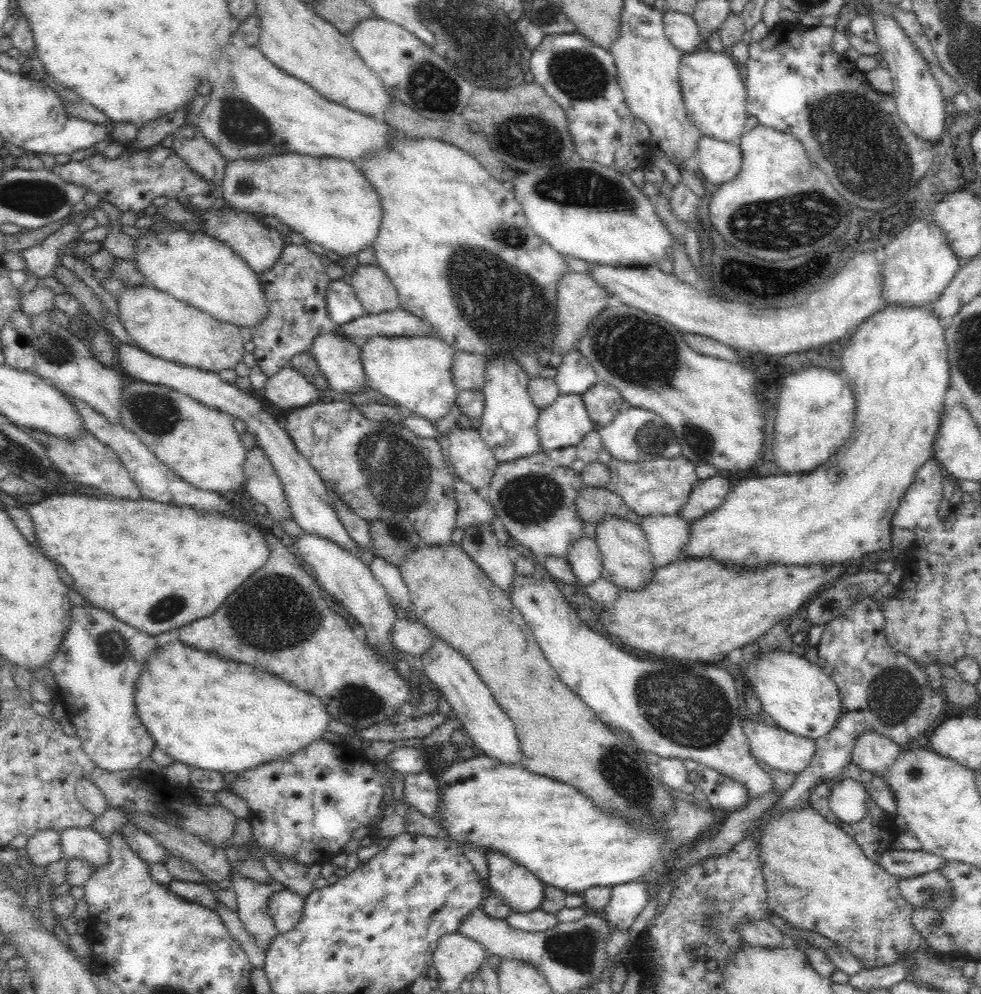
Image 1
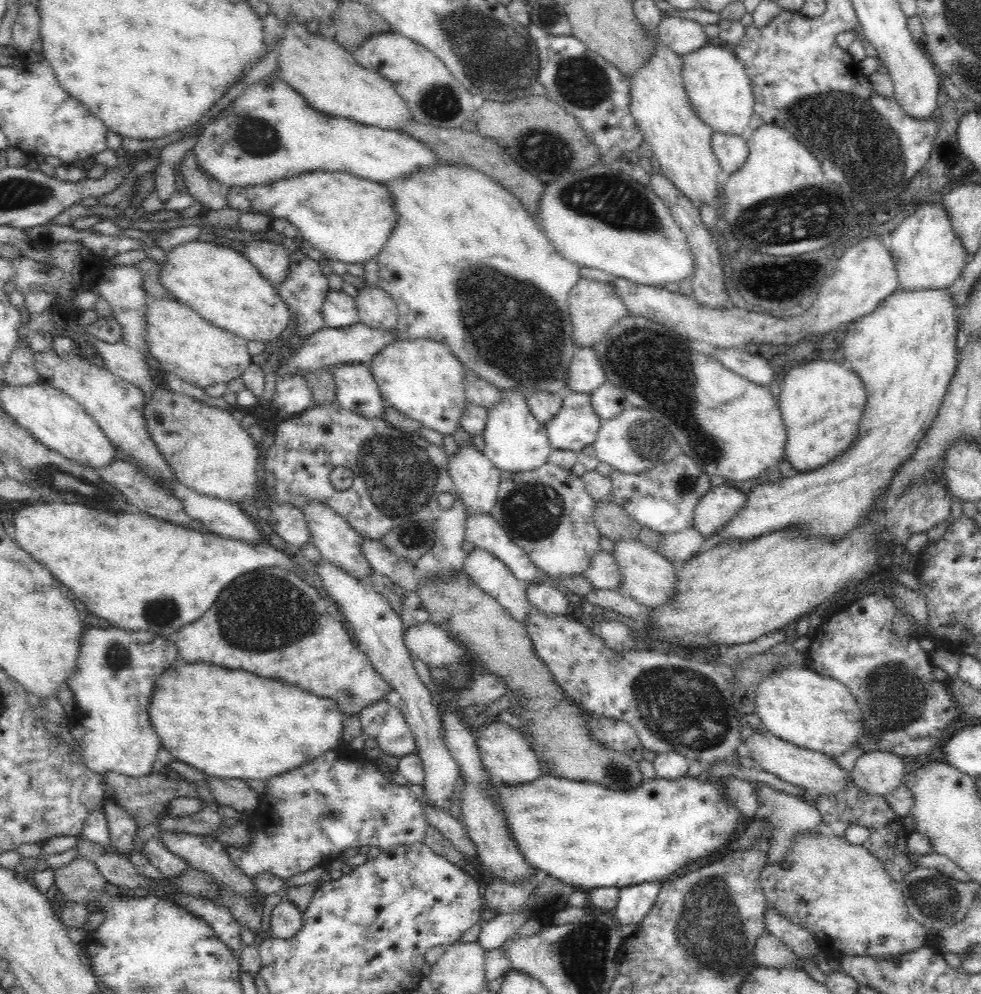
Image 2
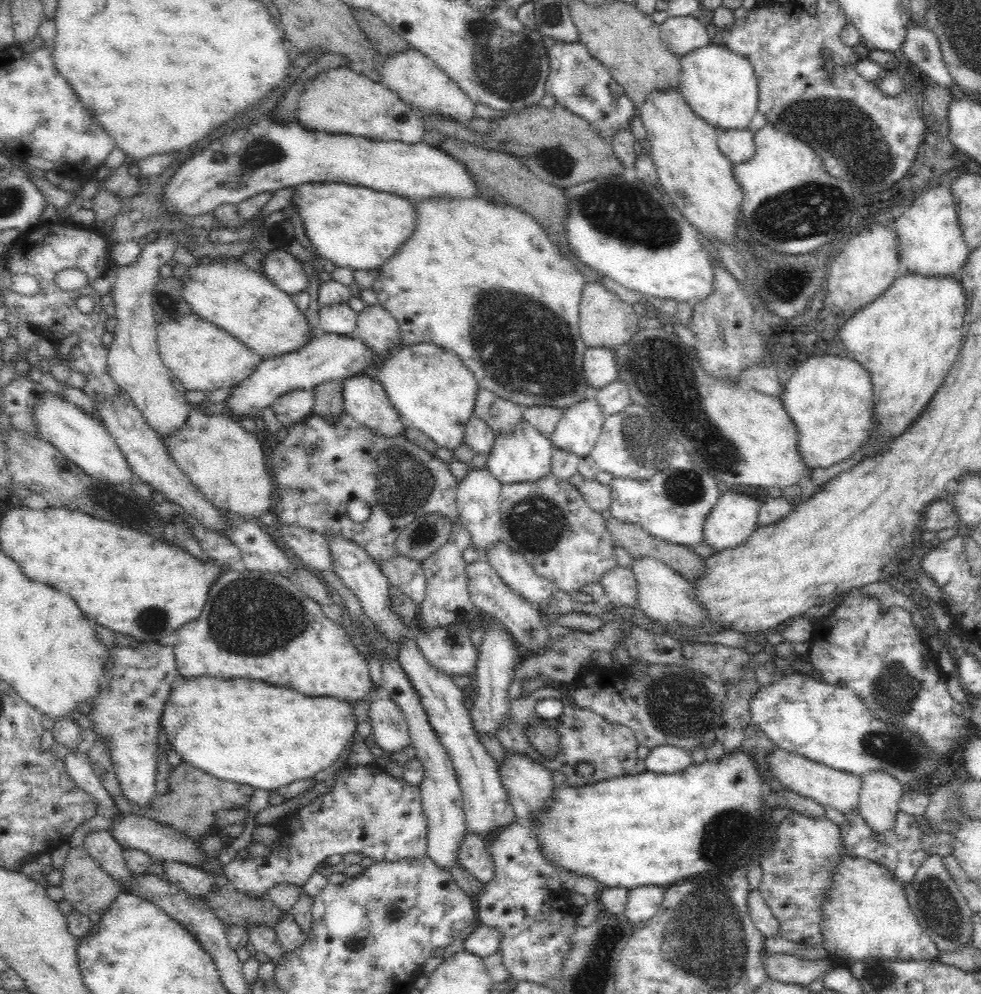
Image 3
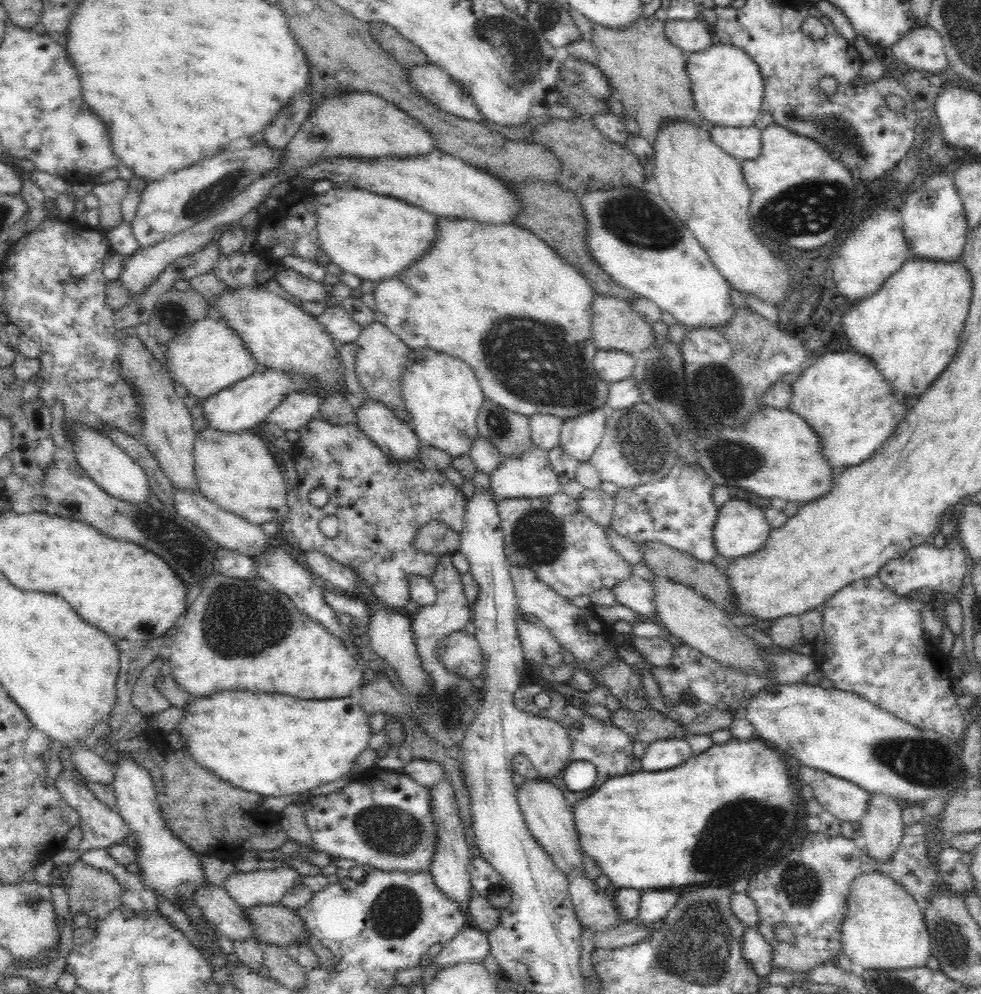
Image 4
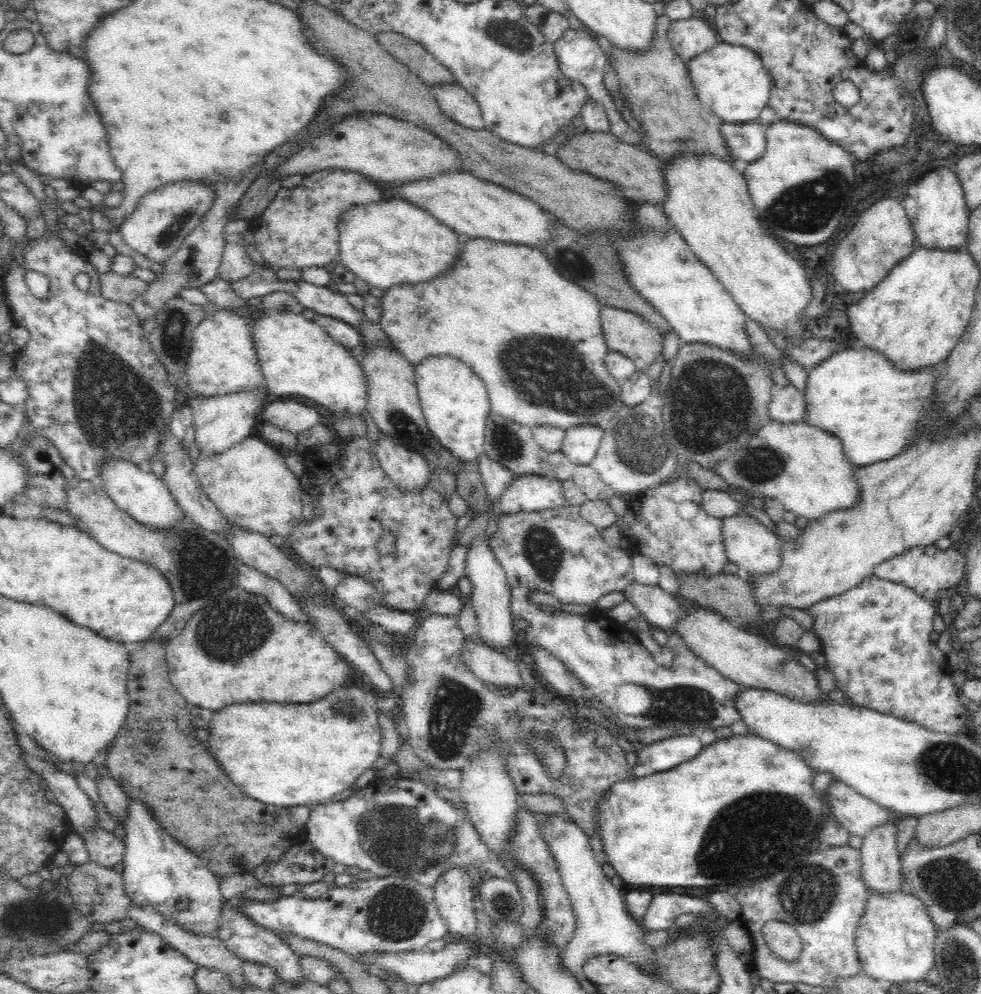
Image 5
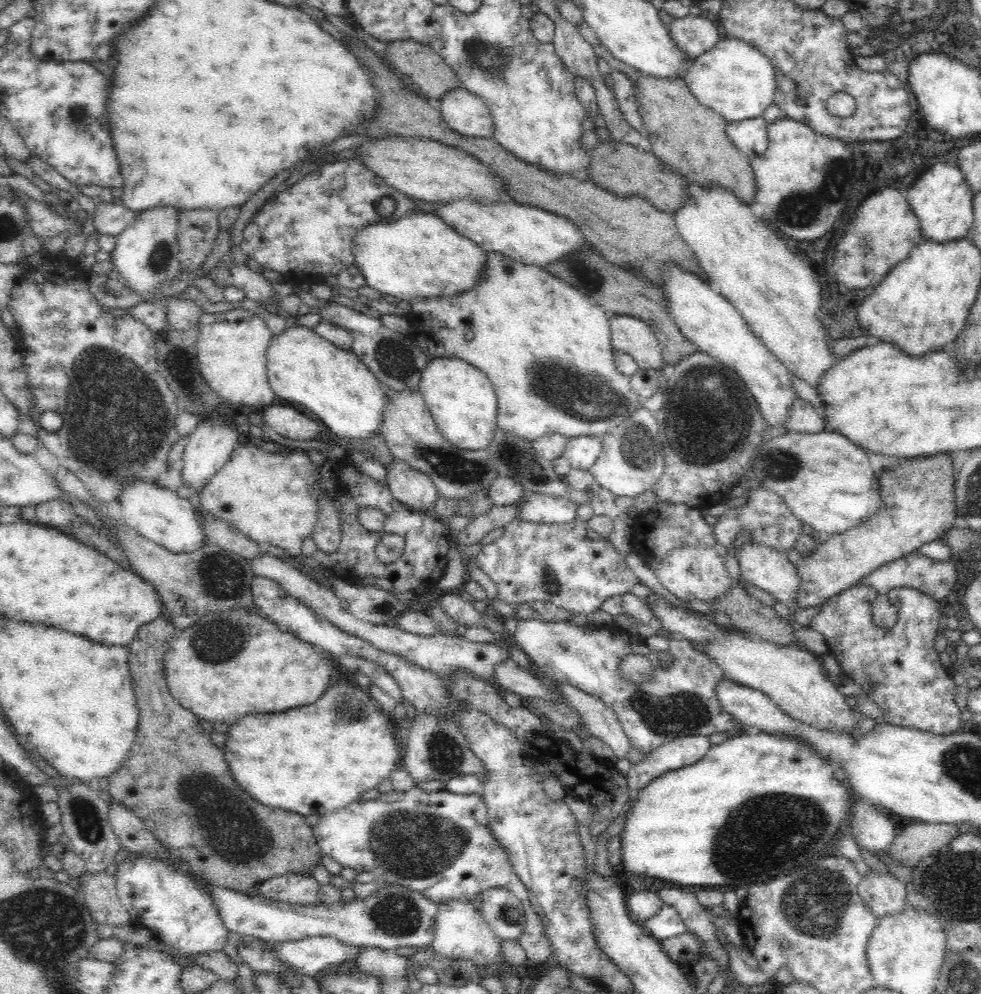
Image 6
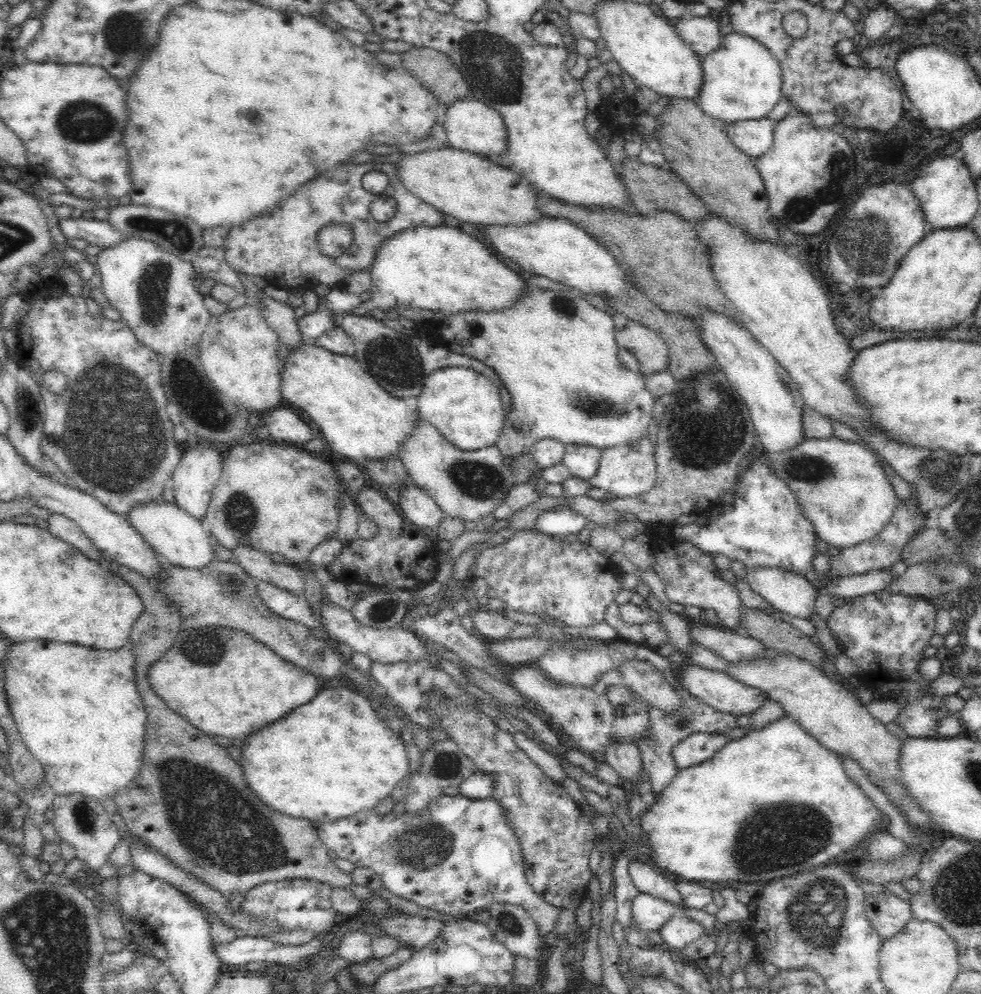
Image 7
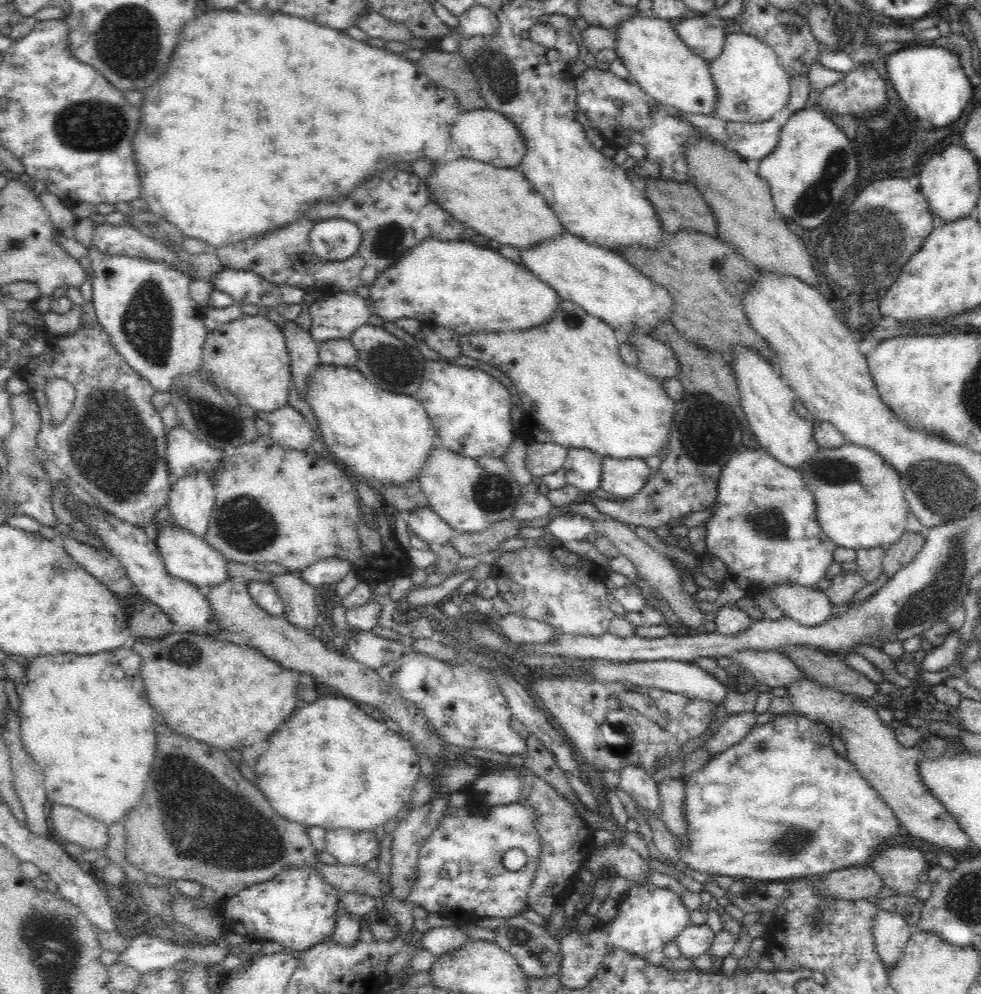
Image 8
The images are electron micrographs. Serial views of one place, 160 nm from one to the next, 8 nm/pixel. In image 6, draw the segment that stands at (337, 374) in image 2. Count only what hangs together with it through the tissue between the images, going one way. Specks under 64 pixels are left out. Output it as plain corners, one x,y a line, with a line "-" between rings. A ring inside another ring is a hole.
392,459
387,466
387,485
394,499
418,511
432,511
438,498
428,475

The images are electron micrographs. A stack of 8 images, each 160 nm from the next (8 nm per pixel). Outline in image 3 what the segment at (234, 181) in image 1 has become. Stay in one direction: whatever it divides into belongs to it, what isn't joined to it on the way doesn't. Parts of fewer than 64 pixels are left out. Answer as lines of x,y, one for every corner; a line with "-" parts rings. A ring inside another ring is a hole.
317,182
298,185
290,204
296,206
298,214
304,219
305,235
311,240
315,252
337,267
350,267
354,270
379,270
391,256
397,254
413,235
418,224
418,212
413,201
387,192
344,183

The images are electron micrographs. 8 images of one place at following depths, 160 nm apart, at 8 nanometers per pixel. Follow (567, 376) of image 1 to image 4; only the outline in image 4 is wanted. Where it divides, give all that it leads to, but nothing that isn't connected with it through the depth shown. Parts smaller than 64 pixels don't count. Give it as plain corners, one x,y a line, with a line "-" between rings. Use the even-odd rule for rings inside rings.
600,350
594,355
594,369
608,383
631,376
636,364
635,357
622,351

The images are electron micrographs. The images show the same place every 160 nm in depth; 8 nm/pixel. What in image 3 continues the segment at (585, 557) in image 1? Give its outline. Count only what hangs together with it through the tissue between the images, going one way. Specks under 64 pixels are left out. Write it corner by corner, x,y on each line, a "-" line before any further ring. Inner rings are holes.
618,568
610,570
600,580
604,591
606,591
607,602
616,606
638,606
638,579
631,568

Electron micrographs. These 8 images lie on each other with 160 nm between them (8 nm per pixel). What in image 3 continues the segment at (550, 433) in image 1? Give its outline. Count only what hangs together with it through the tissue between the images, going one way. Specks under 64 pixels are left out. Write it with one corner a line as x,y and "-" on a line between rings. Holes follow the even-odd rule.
593,396
566,407
551,434
551,443
582,458
591,454
606,415

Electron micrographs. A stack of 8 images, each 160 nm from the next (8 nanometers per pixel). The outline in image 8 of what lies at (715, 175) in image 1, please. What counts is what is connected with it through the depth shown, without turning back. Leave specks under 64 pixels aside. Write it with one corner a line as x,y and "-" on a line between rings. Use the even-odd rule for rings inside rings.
785,107
767,122
756,124
726,122
726,132
732,141
731,149
745,160
762,161
774,152
781,130
792,116
793,113

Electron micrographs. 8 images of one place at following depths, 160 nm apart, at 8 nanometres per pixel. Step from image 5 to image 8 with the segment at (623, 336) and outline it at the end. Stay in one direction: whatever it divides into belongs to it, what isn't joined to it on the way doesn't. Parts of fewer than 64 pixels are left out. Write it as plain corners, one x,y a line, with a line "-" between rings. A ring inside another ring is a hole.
630,335
629,343
636,349
638,369
663,380
676,378
680,371
680,360
674,351
663,342
648,335

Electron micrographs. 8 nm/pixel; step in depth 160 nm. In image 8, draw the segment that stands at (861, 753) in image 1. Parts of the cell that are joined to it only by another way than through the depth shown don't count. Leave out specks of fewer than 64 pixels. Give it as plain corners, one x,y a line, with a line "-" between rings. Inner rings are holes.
878,907
873,922
873,937
876,952
880,955
886,971
889,972
895,967
898,959
902,959
913,933
914,929
906,923
903,916

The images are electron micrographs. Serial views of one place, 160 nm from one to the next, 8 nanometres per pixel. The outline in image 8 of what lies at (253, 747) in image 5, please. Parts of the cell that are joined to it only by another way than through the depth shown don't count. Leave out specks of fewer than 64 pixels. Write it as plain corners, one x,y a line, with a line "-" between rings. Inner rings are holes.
348,698
319,699
296,710
269,736
268,749
259,754
254,768
257,787
280,816
307,828
320,826
326,831
374,831
380,826
390,828
412,807
410,797
422,775
420,753
404,734
370,718
356,702

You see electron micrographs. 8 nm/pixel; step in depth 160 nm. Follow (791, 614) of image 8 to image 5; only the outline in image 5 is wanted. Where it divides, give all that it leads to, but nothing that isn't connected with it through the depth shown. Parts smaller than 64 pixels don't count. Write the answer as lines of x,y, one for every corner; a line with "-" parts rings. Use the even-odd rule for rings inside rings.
739,512
738,515
722,519
722,532
728,561
739,566
739,574
743,577
753,579
756,576
776,574
782,568
782,539
768,531
752,516

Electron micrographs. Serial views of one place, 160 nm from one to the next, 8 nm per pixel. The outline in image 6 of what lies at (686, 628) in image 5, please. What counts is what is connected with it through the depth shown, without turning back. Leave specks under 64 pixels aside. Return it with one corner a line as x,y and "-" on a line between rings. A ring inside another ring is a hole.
731,629
728,636
706,646
706,652
725,672
728,680
764,692
790,719
802,721
804,725
820,731
836,731
846,735
851,735
858,728
858,712
847,704
847,697
836,689
830,679
831,674
815,653
798,650
798,647
776,645
735,629

